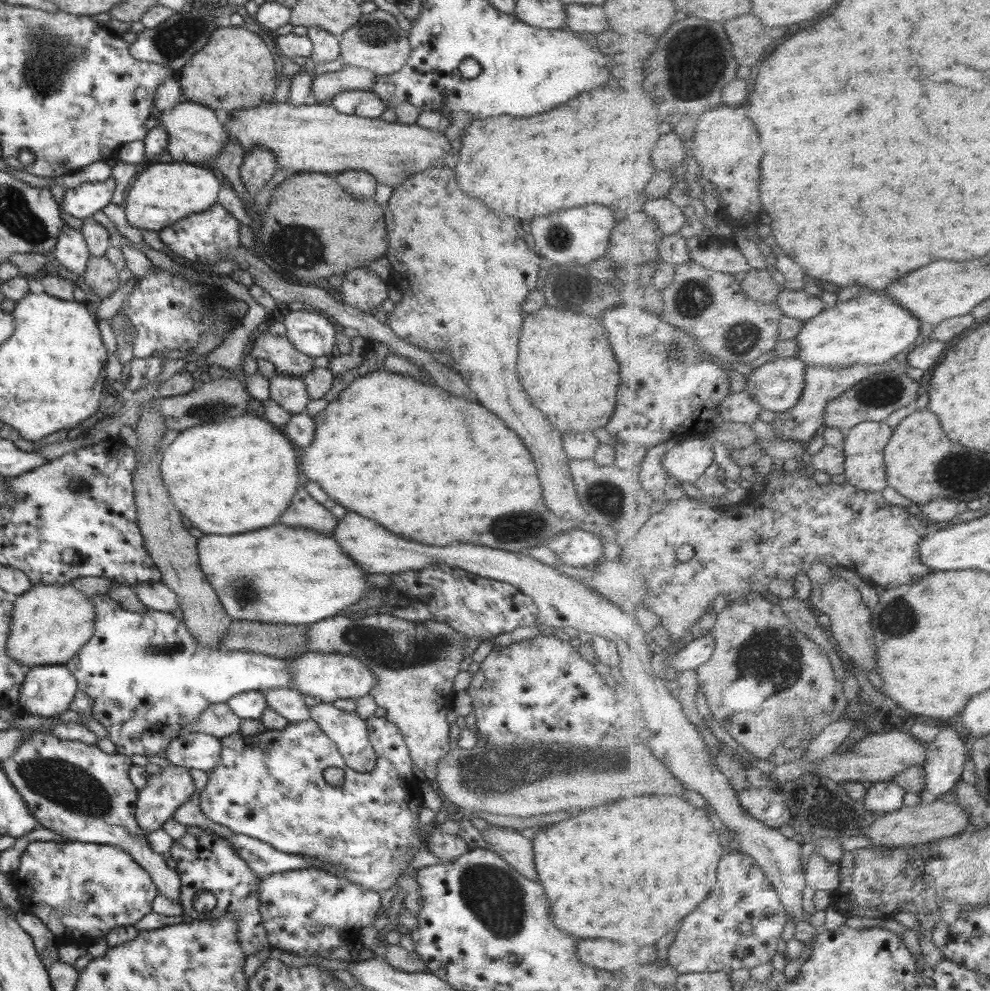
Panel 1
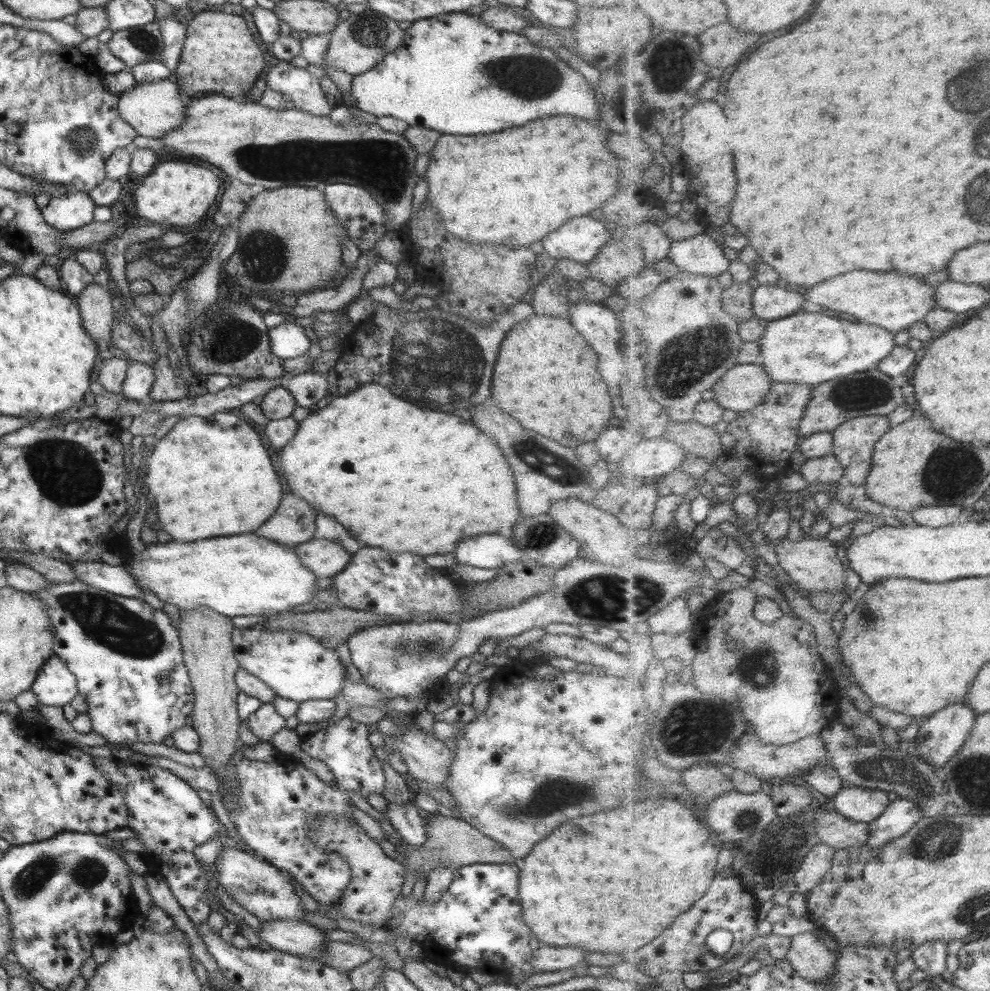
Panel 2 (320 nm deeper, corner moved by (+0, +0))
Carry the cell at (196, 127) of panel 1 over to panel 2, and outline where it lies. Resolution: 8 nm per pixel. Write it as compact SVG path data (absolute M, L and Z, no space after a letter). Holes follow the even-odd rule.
M172 79L157 80L143 84L133 84L129 90L119 95L119 100L115 104L117 115L124 120L137 136L147 138L159 138L165 132L179 128L185 115L183 96L179 95L177 85Z

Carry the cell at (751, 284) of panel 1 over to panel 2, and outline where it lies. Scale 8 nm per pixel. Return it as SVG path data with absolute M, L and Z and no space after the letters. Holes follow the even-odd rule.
M752 281L732 283L724 292L724 308L741 322L756 316L753 304L755 285Z

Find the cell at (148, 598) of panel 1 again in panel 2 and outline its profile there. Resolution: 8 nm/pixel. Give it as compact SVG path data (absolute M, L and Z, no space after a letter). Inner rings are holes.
M79 562L71 565L77 581L125 598L142 598L142 592L123 566L103 562Z

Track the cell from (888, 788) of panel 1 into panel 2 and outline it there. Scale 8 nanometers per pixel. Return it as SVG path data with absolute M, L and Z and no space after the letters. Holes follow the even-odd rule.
M845 784L834 796L837 813L854 822L873 823L892 803L888 792Z

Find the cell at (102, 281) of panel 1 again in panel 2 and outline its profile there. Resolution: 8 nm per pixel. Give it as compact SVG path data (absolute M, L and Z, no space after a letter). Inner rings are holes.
M92 281L73 301L79 311L81 328L92 338L97 348L108 347L113 316L117 311L107 285L97 285Z

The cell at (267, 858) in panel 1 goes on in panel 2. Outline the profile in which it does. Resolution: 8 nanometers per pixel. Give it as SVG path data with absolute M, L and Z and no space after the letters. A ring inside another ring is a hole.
M92 757L92 763L97 769L97 772L103 773L115 788L119 788L121 798L125 803L125 808L128 810L127 824L125 824L125 827L135 832L135 834L137 834L136 839L143 845L144 851L141 853L141 856L144 864L150 872L159 873L166 880L169 890L176 898L179 906L184 910L191 926L194 929L198 928L200 922L206 922L207 915L213 910L221 913L223 907L221 903L219 903L219 899L210 898L210 894L206 892L206 886L211 875L207 875L201 867L198 867L196 858L193 856L193 848L198 844L217 838L219 844L223 847L238 848L235 846L235 843L225 835L226 830L217 822L217 818L211 813L211 809L205 806L188 784L185 784L183 780L177 778L177 776L171 774L168 770L159 768L158 766L151 764L124 765L103 757Z

